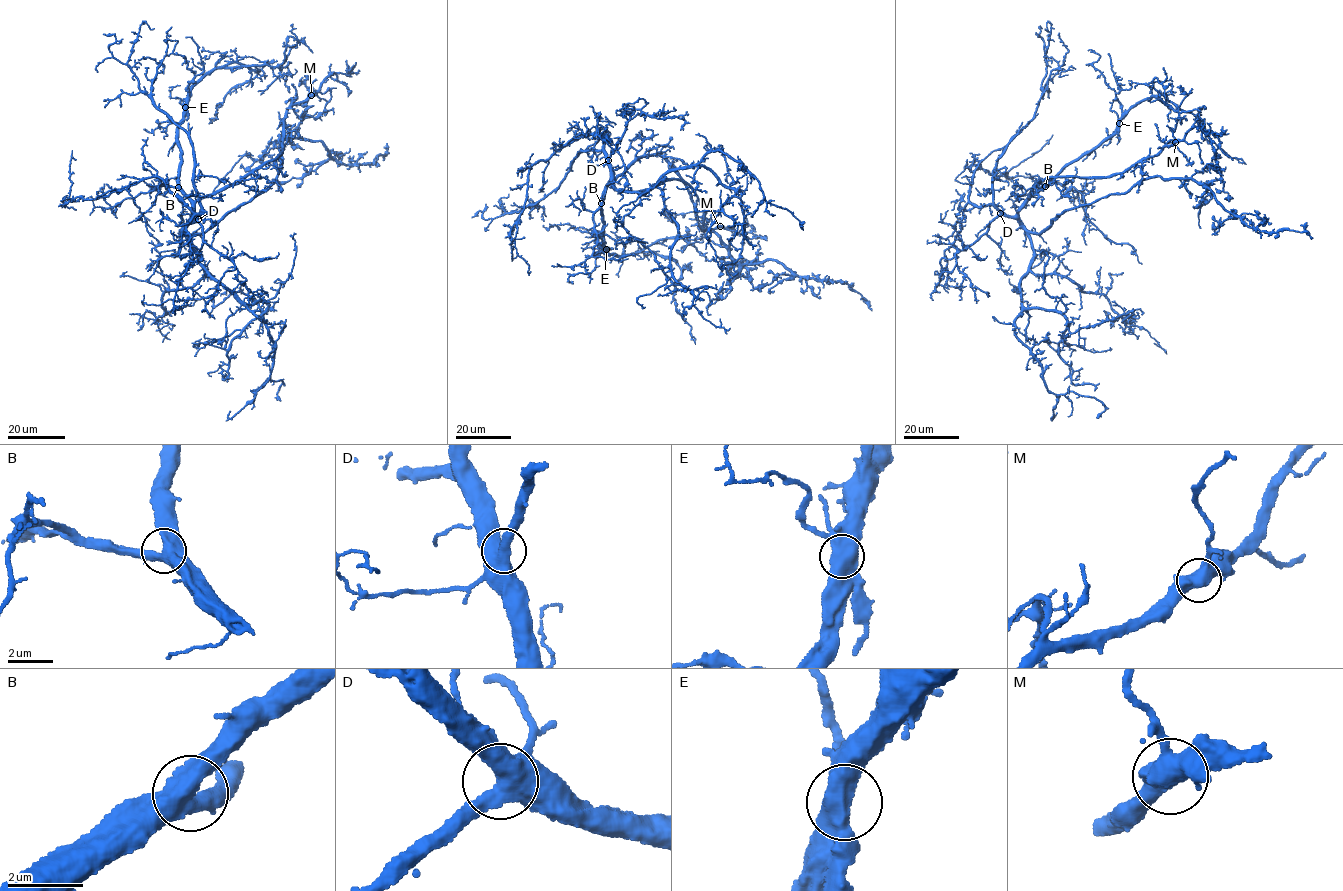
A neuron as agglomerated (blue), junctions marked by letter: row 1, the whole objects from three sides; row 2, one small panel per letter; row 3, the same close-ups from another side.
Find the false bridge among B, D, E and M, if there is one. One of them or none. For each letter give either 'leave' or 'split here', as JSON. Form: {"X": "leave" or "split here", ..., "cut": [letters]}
{"B": "leave", "D": "leave", "E": "split here", "M": "leave", "cut": ["E"]}

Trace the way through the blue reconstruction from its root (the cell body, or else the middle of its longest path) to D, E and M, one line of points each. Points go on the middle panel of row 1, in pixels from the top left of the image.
D: (628, 192), (615, 187), (608, 160)
E: (628, 192), (614, 187), (610, 177), (600, 205), (604, 223), (601, 238), (606, 249)
M: (628, 192), (614, 187), (610, 177), (615, 179), (639, 158), (660, 154), (688, 190), (701, 228), (720, 226)

